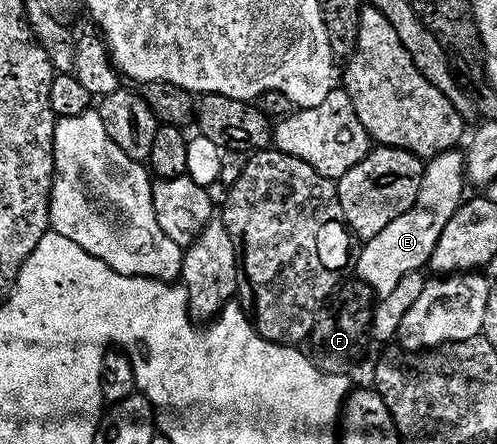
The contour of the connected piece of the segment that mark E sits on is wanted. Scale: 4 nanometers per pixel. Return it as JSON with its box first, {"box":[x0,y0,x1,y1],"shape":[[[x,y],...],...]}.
{"box":[358,151,468,298],"shape":[[[459,151],[442,153],[426,162],[421,179],[421,195],[417,203],[401,219],[393,219],[381,235],[369,239],[358,250],[358,280],[371,290],[376,298],[390,295],[401,284],[405,275],[420,272],[430,262],[433,251],[441,239],[441,231],[453,215],[457,215],[460,205],[464,204],[463,188],[468,188],[467,163],[464,154]]]}

